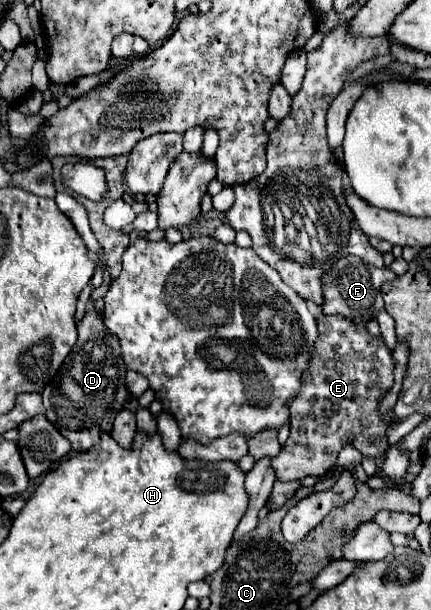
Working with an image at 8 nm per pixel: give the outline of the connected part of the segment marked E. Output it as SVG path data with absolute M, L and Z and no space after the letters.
M319 316L317 318L319 338L315 342L315 352L309 362L309 370L303 374L303 388L301 394L291 402L291 434L287 444L281 448L281 452L271 460L271 468L275 472L275 478L279 482L289 480L301 480L307 476L323 476L329 468L335 466L337 454L343 448L343 442L353 440L355 448L359 448L361 454L377 458L383 456L389 450L385 430L389 424L393 424L397 418L393 412L387 414L383 420L377 412L377 402L393 386L393 356L389 354L383 340L373 338L363 324L353 324L351 320L343 316Z

